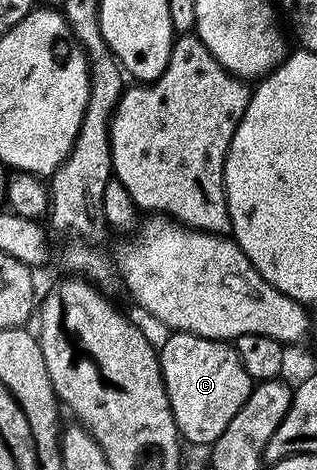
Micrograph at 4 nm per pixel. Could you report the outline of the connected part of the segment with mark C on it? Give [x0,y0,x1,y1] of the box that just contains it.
[160,332,254,446]

